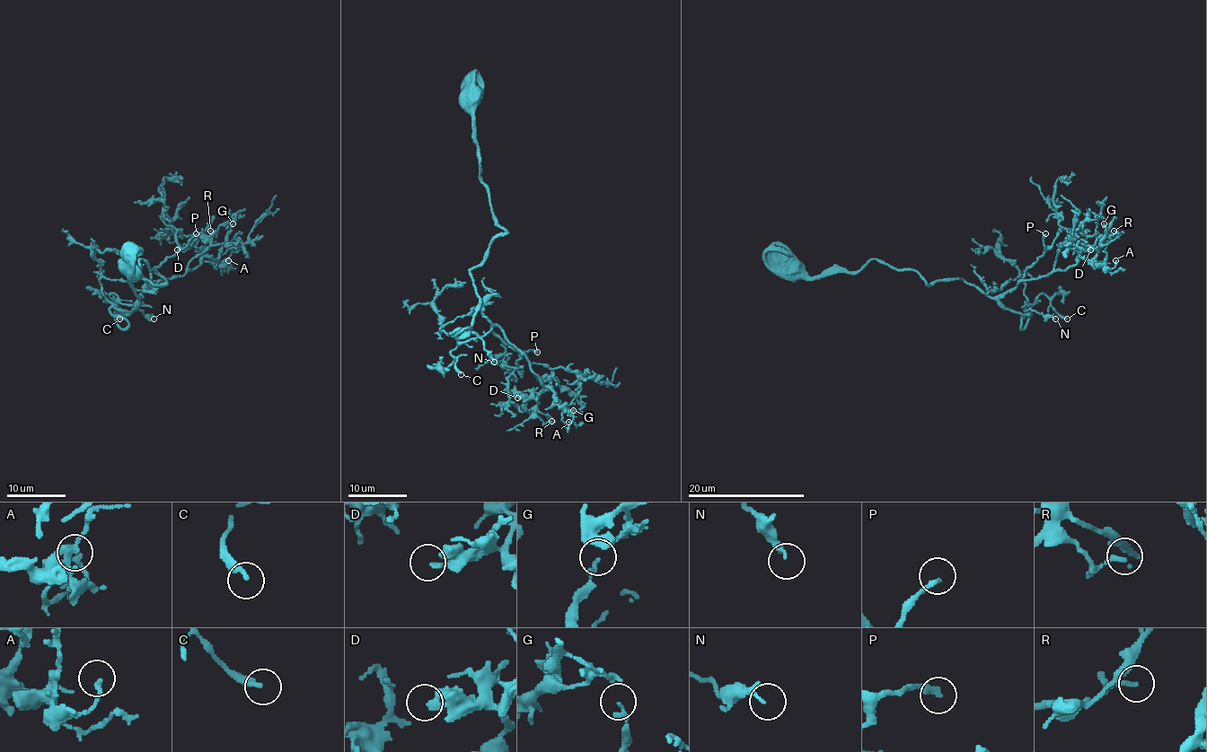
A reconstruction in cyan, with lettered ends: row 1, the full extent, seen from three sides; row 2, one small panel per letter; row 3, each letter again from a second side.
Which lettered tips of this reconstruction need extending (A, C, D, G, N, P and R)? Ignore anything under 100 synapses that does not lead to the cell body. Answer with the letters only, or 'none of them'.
P

